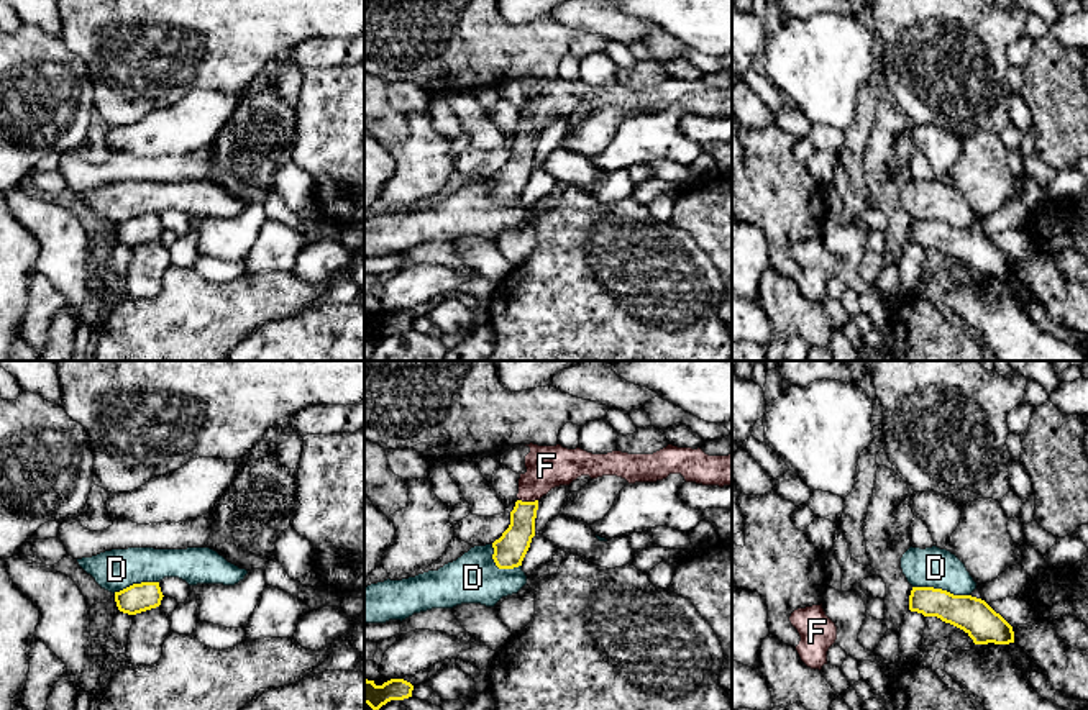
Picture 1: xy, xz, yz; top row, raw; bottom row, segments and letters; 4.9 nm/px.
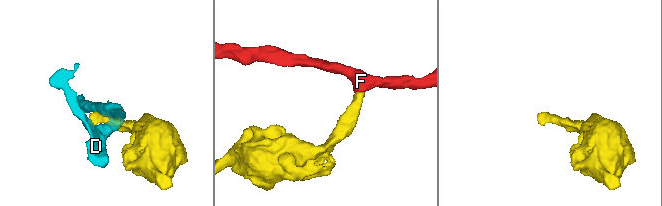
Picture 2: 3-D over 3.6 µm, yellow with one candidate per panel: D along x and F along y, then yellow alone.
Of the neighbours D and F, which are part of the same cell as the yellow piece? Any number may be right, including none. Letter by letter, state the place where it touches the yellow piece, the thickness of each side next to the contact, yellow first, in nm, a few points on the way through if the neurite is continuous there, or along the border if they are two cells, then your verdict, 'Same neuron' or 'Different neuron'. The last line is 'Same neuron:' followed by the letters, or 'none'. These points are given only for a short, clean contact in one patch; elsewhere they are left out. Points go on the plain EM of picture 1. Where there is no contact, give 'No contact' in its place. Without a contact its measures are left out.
D: Touches yellow at yz (941, 222). Thickness 180 nm (yellow) against 190 nm. Different neuron
F: Touches yellow at xz (529, 135). Thickness 160 nm (yellow) against 200 nm. Same neuron
Same neuron: F

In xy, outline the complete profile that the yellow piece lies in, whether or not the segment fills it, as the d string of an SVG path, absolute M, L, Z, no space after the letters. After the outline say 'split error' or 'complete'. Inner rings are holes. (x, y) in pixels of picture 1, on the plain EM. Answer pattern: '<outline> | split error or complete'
M159 215L133 216L115 225L115 234L120 244L136 248L161 238L162 225Z | complete

